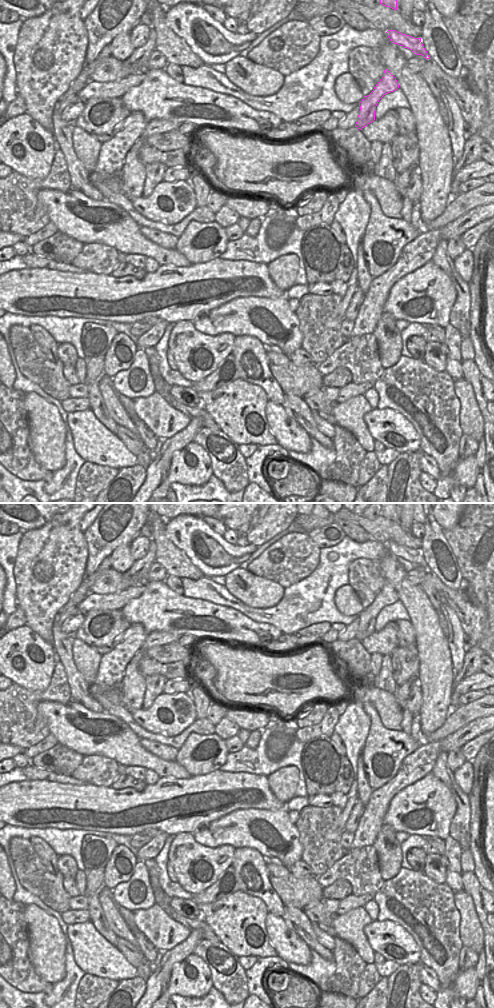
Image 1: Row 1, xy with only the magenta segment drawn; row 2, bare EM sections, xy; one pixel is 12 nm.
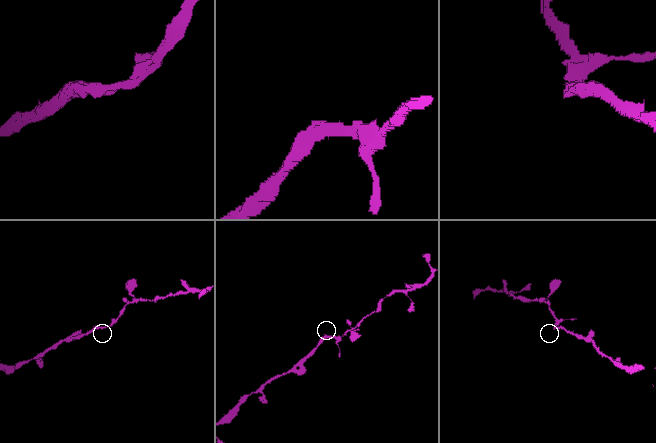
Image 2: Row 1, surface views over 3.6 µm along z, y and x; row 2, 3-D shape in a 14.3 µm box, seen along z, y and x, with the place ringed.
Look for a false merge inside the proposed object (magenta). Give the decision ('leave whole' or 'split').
leave whole

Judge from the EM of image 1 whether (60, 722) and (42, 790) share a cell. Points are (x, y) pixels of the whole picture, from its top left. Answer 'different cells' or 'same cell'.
different cells

